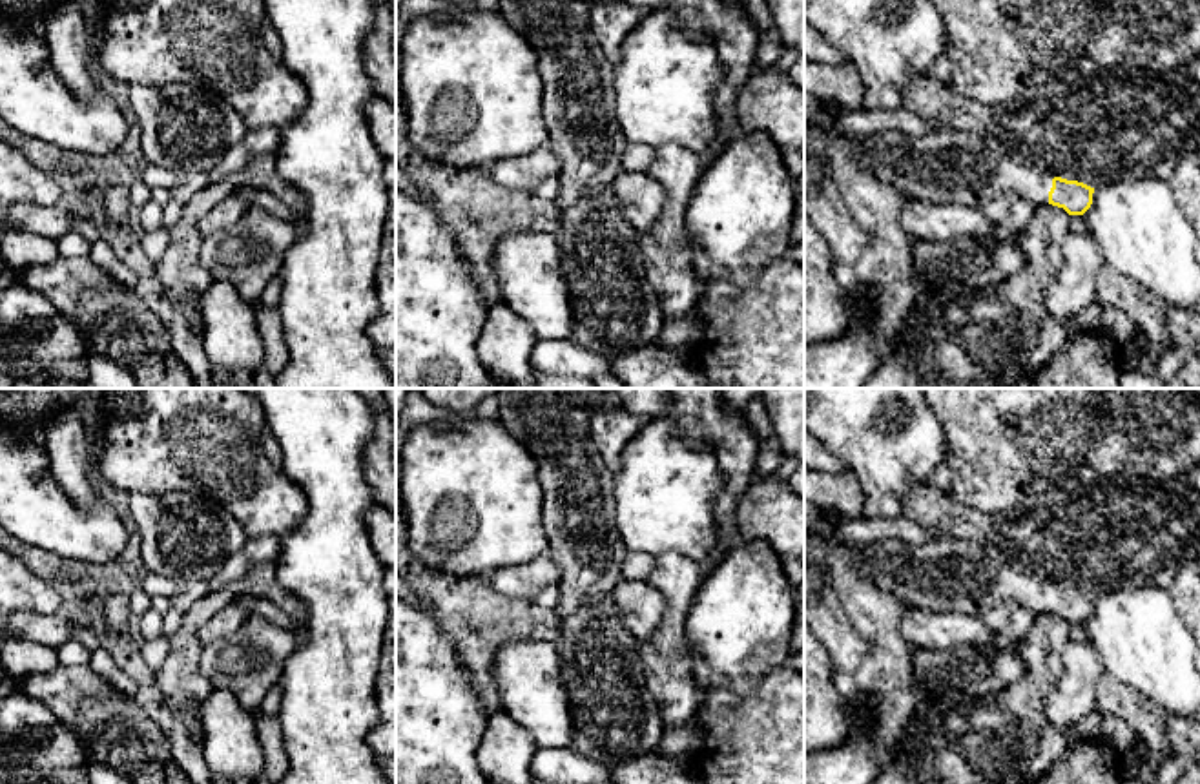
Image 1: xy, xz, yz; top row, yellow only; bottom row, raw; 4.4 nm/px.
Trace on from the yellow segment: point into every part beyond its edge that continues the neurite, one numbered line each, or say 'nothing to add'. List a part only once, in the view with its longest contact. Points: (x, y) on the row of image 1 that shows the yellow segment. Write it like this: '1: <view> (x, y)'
1: yz (949, 165)

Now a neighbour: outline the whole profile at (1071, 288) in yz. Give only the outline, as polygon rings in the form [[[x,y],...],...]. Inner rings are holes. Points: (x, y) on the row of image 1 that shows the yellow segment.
[[[1067,233],[1061,263],[1045,288],[1045,312],[1067,328],[1067,321],[1094,303],[1094,279],[1105,266],[1103,253],[1091,235]]]

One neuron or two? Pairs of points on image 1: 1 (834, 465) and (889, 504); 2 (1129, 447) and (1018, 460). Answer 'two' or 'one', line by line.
1: two
2: one

